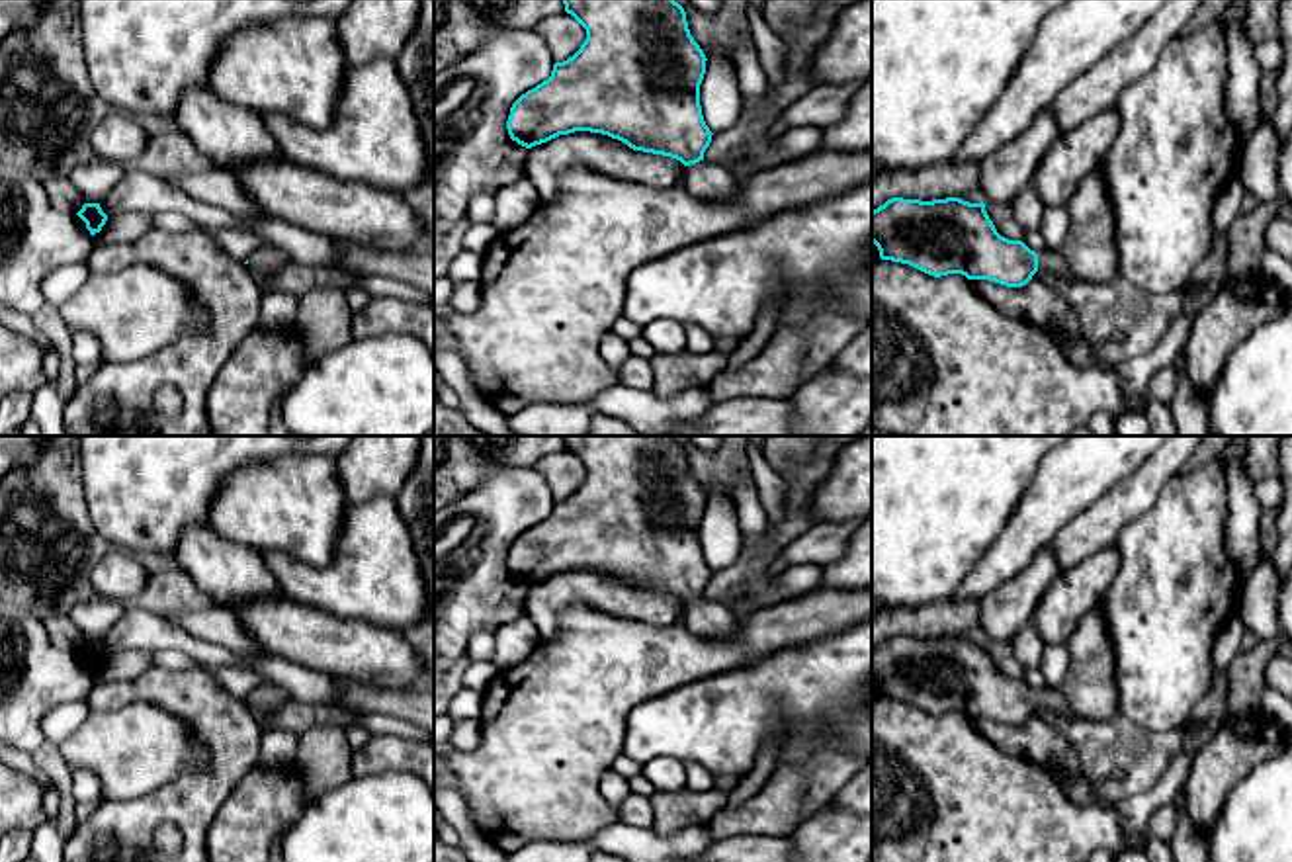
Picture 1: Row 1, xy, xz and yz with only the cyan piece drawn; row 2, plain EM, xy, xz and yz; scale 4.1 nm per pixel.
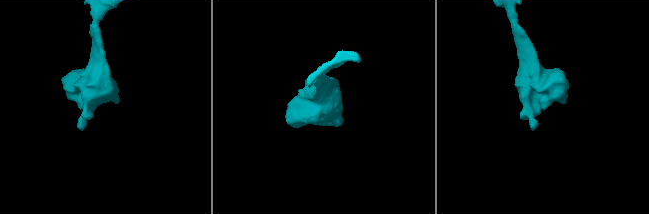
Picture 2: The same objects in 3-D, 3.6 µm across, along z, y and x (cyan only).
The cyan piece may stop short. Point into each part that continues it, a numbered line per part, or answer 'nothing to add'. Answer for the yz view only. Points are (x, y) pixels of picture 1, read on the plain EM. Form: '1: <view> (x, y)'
1: yz (1050, 700)

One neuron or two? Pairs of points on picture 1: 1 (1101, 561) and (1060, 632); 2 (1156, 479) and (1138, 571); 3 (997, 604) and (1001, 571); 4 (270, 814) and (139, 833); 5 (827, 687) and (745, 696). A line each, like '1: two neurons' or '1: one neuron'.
1: one neuron
2: two neurons
3: two neurons
4: two neurons
5: one neuron

